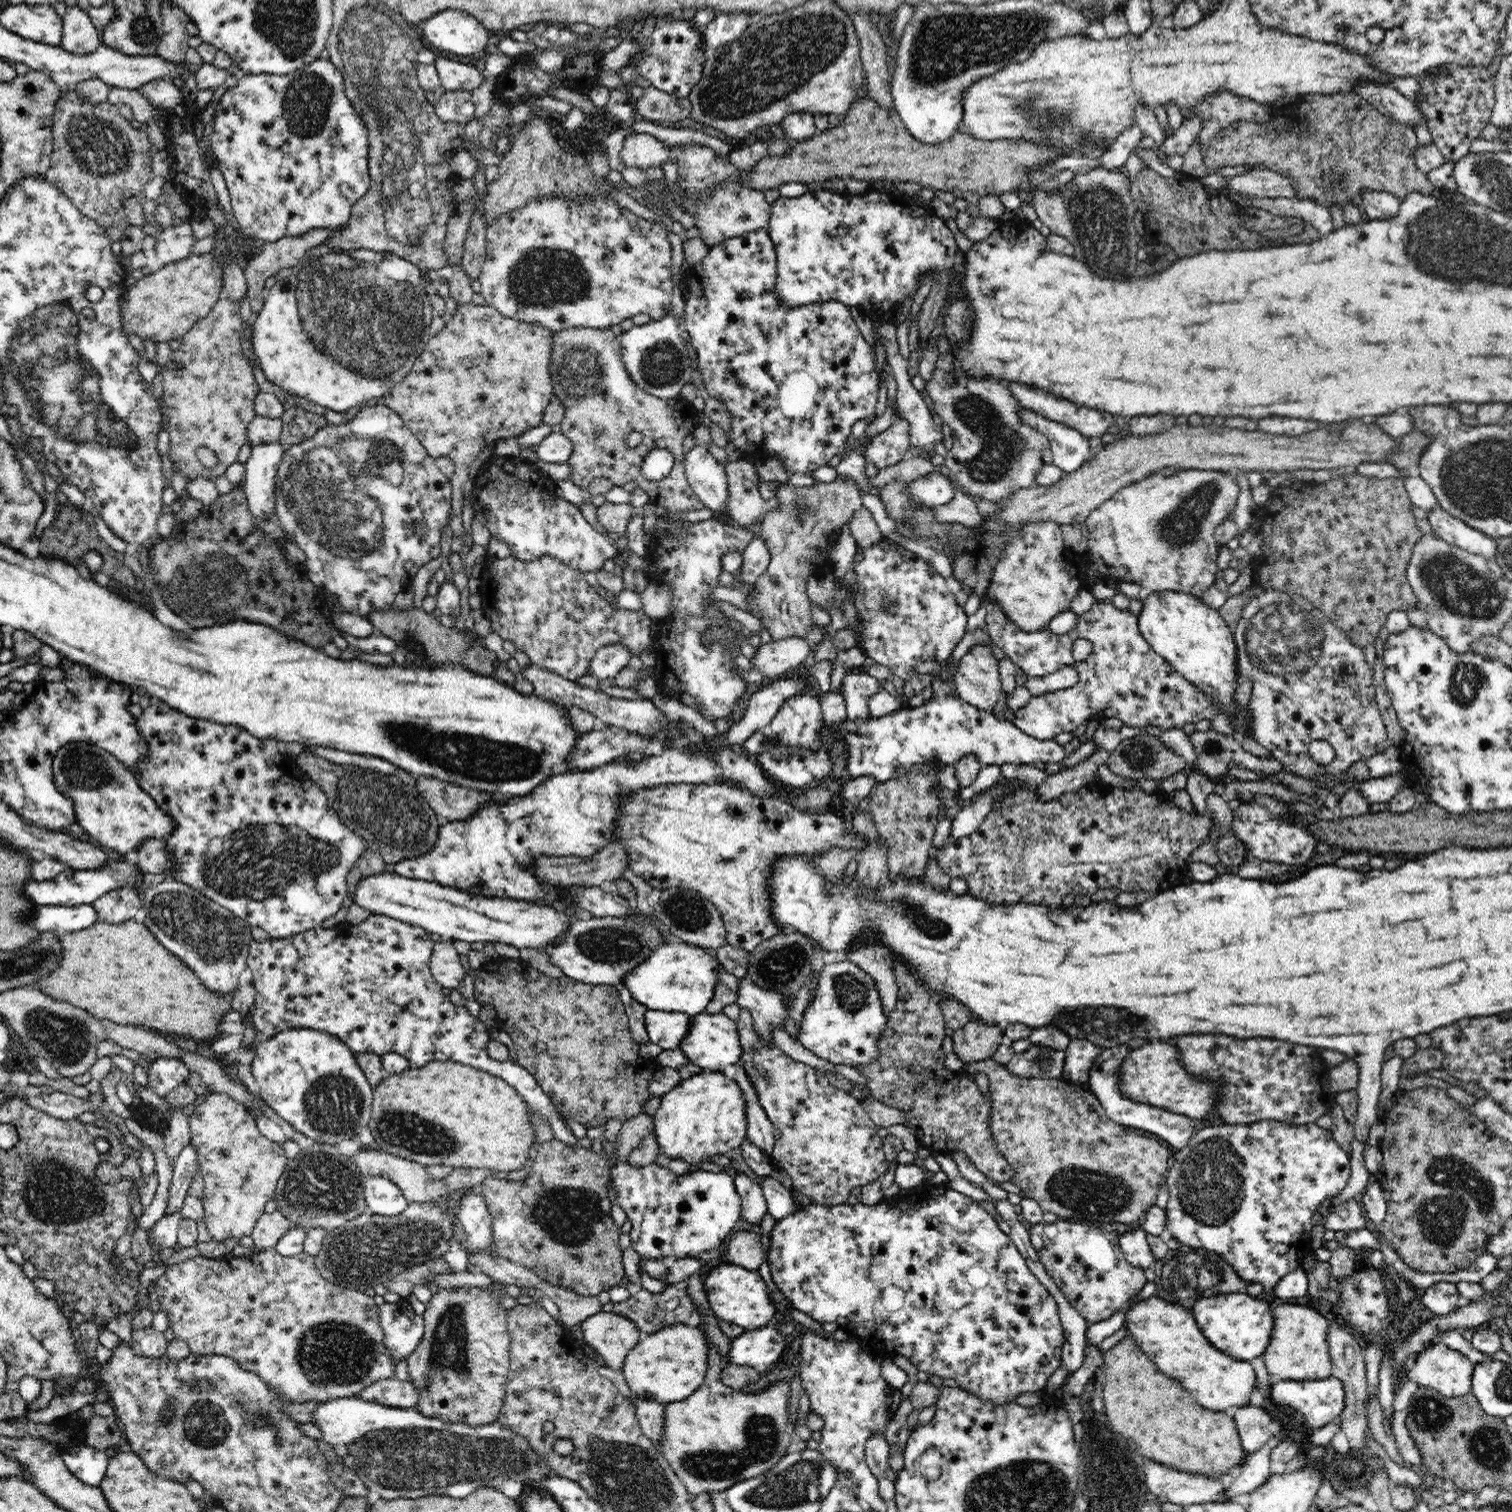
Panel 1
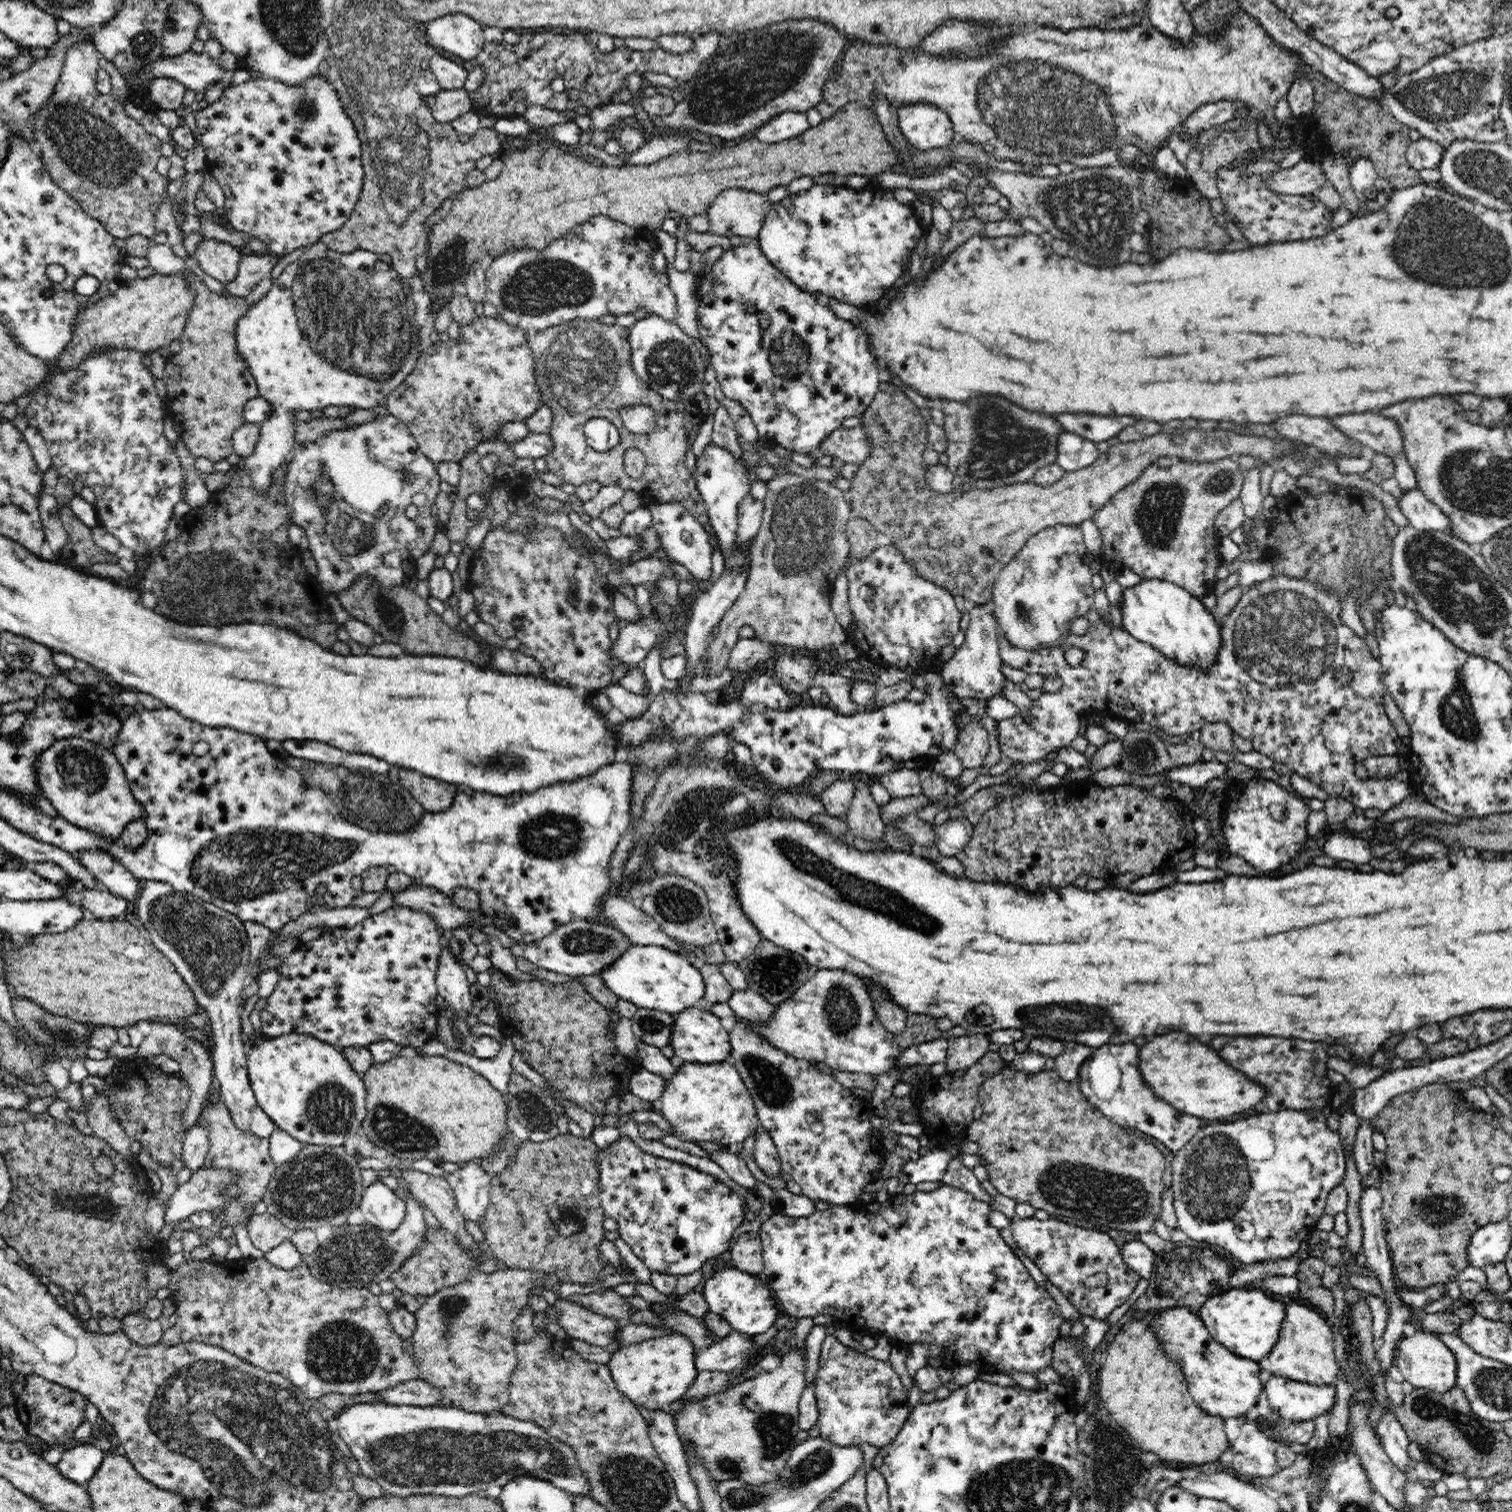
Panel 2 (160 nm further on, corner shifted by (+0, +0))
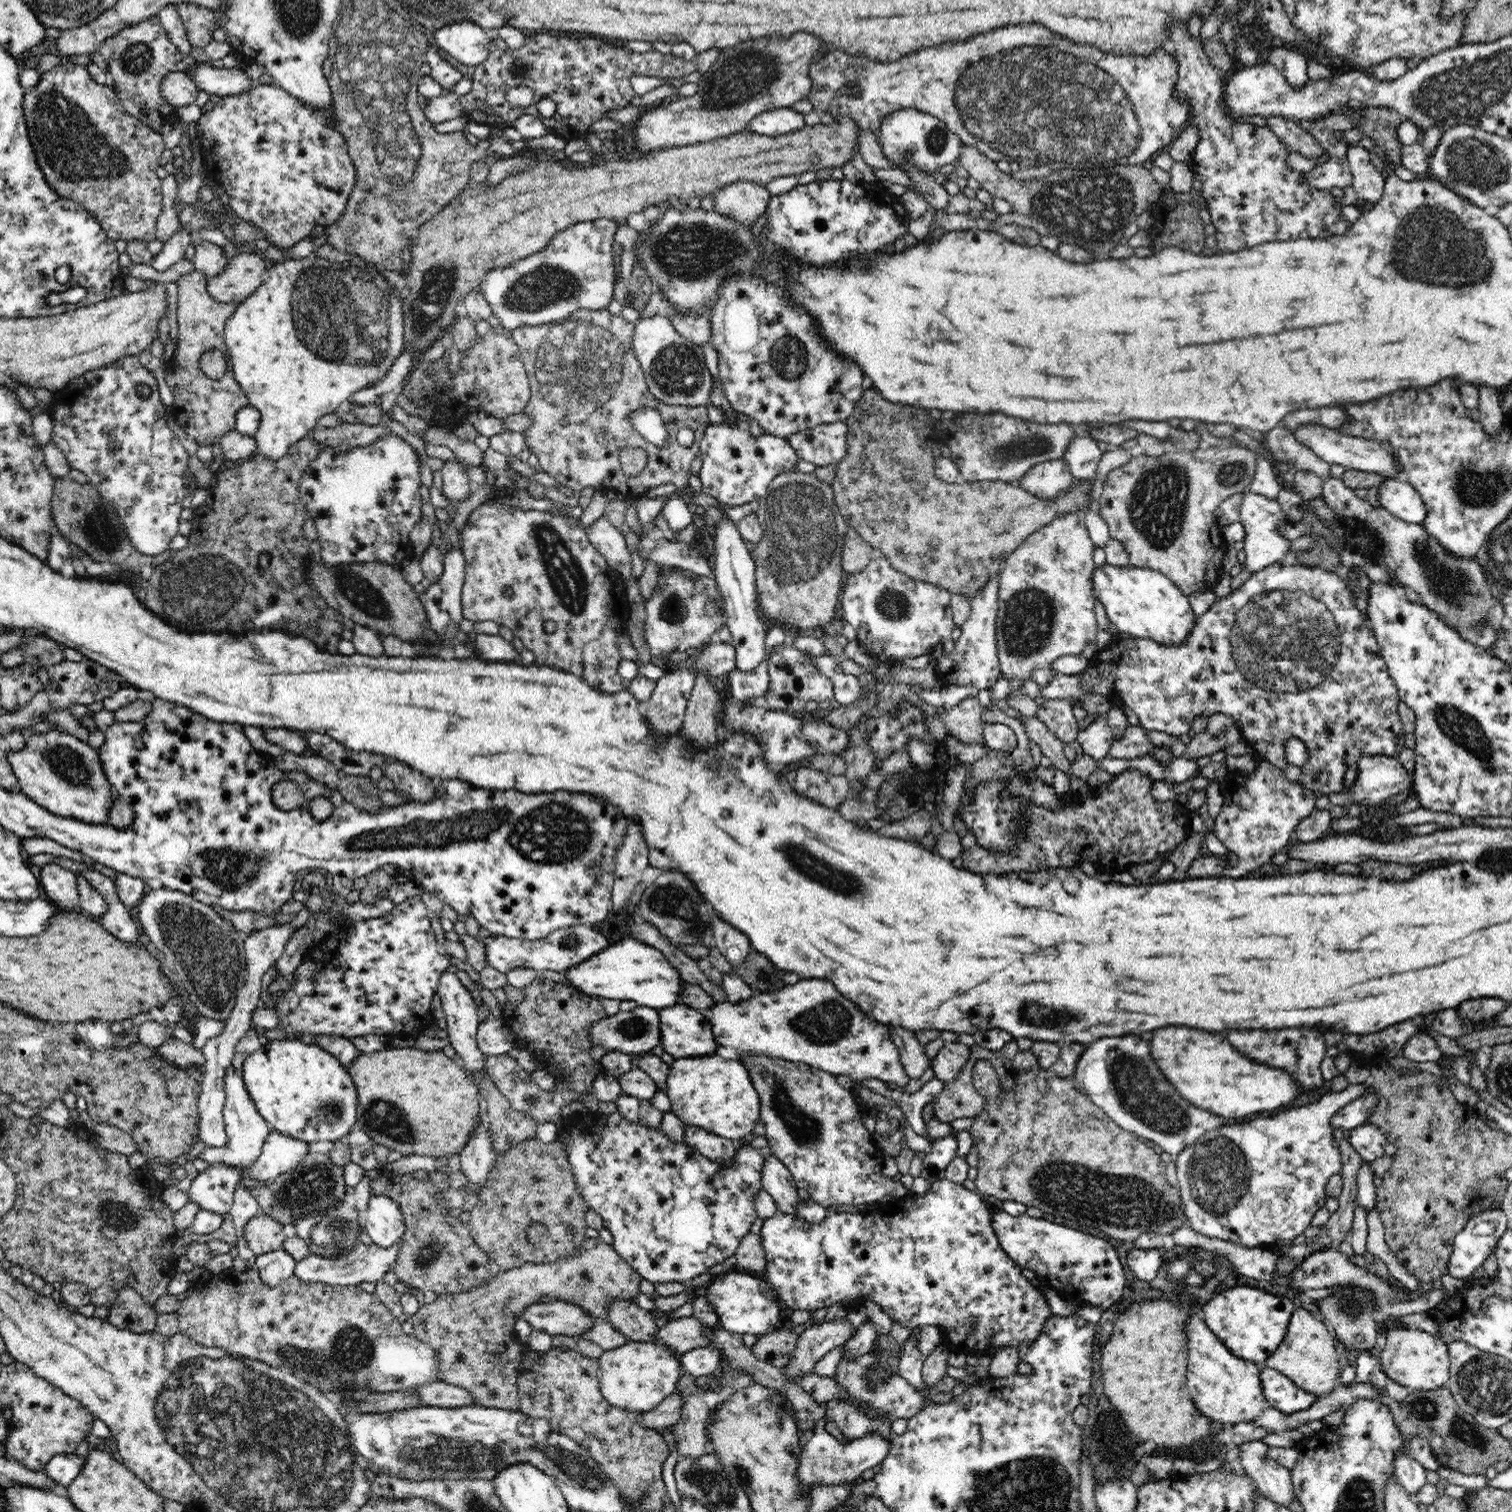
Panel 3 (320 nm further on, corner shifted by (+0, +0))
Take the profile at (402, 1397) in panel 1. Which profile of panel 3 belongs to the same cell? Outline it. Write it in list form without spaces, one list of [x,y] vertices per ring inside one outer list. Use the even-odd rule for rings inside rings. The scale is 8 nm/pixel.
[[[436,1381],[418,1386],[414,1391],[420,1399],[420,1405],[454,1408],[472,1406],[472,1393],[446,1381]]]

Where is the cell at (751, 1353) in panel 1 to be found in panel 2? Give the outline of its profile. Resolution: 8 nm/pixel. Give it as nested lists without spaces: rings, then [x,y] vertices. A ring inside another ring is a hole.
[[[732,1332],[722,1337],[720,1342],[710,1345],[708,1348],[698,1350],[695,1365],[700,1372],[739,1372],[749,1369],[748,1360],[752,1355],[757,1355],[757,1350],[752,1350],[752,1337],[745,1340],[740,1337],[740,1332]]]

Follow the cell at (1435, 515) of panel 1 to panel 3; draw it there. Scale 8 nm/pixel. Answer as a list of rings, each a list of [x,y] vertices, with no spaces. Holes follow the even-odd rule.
[[[1405,478],[1384,479],[1378,487],[1378,502],[1404,522],[1420,525],[1426,518],[1422,497]]]

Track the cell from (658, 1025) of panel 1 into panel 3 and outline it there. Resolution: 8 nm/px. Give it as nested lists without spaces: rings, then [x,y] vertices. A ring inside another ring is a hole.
[[[637,1005],[630,1012],[619,1011],[615,1015],[597,1020],[587,1028],[587,1033],[593,1044],[601,1044],[608,1051],[637,1055],[661,1044],[660,1025],[659,1012],[656,1009]]]

